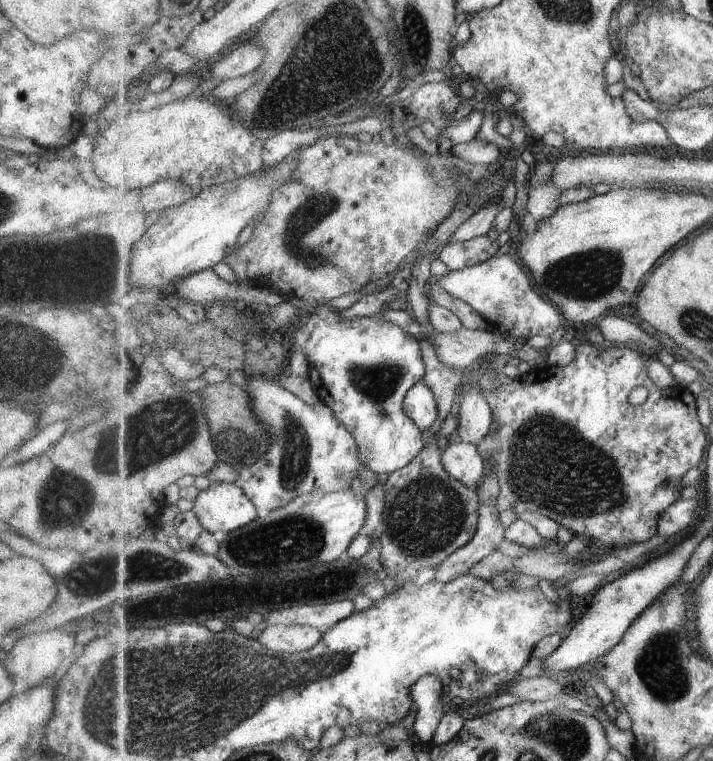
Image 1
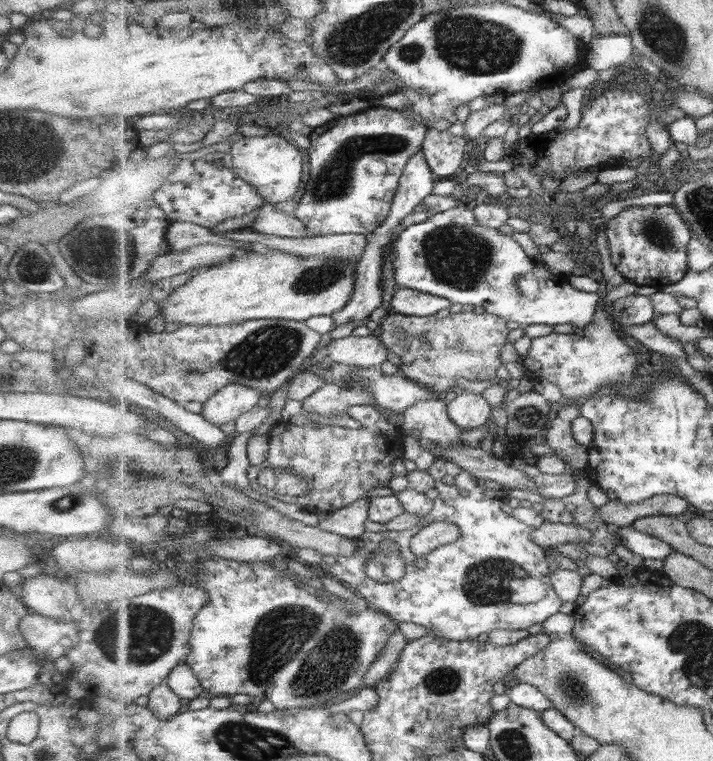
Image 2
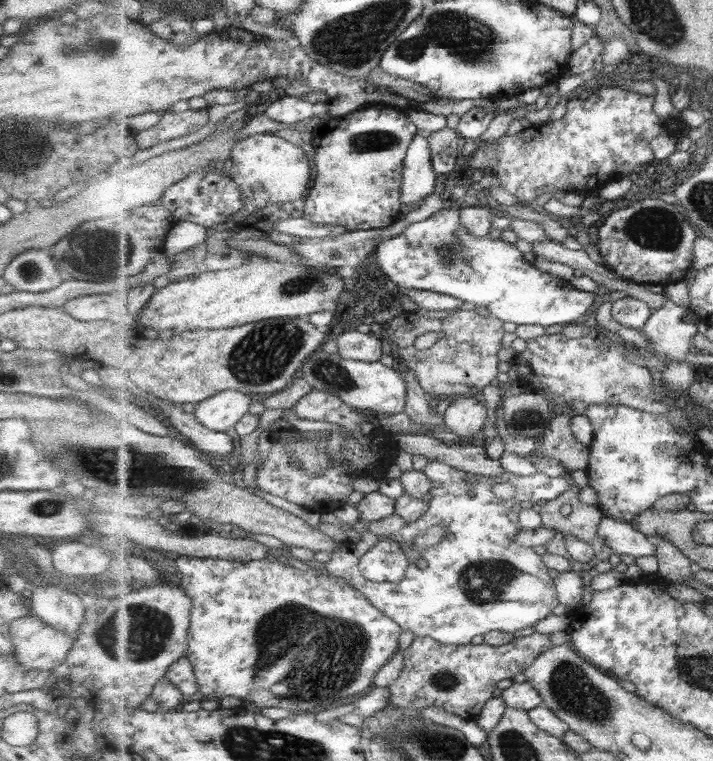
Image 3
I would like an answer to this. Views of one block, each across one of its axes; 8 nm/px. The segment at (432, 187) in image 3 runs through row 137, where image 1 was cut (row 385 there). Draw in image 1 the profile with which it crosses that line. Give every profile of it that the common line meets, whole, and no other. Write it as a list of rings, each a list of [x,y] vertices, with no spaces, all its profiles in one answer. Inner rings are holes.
[[[424,380],[413,385],[407,393],[404,406],[406,412],[415,420],[415,424],[418,424],[422,430],[432,429],[433,424],[439,420],[437,399]]]

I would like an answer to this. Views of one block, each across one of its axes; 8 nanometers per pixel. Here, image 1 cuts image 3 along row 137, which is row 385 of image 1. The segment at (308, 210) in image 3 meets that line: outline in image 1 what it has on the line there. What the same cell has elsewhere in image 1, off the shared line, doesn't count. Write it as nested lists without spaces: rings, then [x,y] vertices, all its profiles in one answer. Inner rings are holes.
[[[319,304],[316,309],[290,325],[288,342],[307,355],[310,364],[309,381],[314,392],[357,438],[359,456],[364,467],[383,479],[411,464],[415,456],[419,456],[426,447],[422,429],[415,424],[404,406],[404,400],[413,385],[425,378],[426,360],[419,339],[405,328],[378,317],[354,316],[346,319],[341,317],[341,311],[328,304]]]

